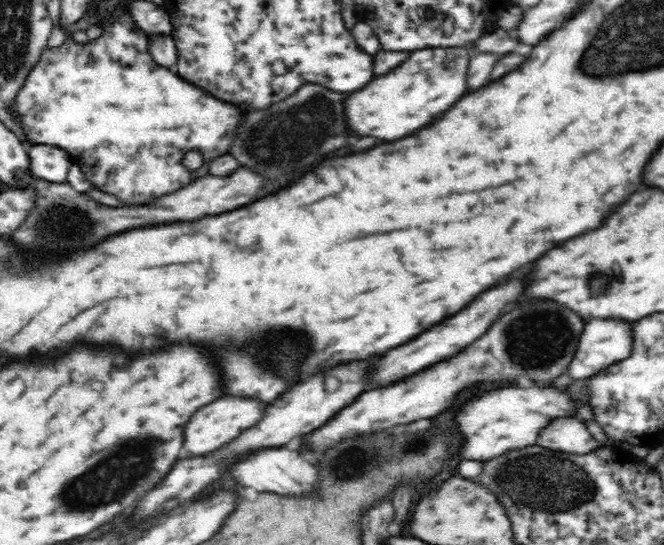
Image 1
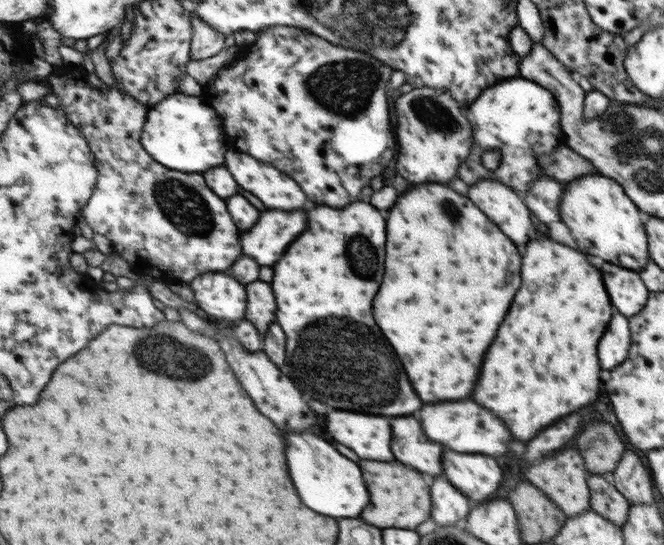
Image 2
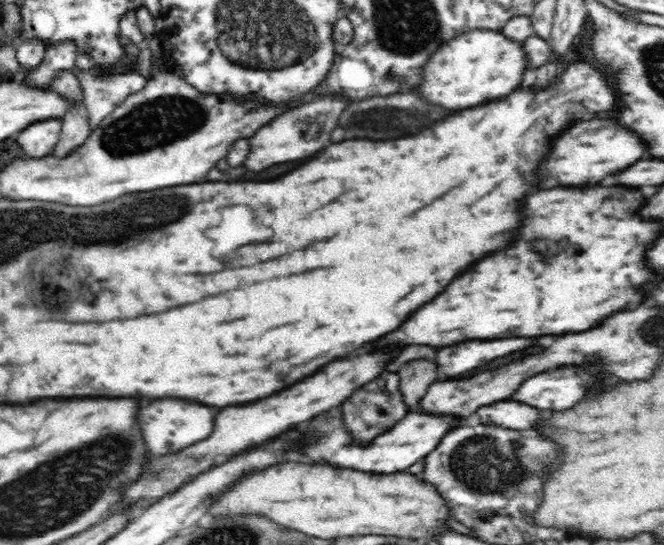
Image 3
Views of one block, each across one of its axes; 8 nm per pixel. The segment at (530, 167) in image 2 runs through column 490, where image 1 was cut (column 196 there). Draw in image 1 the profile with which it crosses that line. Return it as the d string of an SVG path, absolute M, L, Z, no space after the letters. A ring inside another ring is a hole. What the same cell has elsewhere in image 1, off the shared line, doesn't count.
M128 8L114 11L110 19L103 24L101 35L96 39L88 40L86 44L74 42L68 36L58 47L45 47L39 62L28 73L20 92L17 92L15 110L19 114L17 118L29 143L32 145L47 144L63 148L71 156L73 164L80 167L85 178L96 189L112 193L112 196L116 196L126 206L145 205L159 199L161 196L174 193L179 191L180 188L192 184L194 180L202 176L202 172L196 172L196 176L194 176L194 172L182 164L184 154L190 152L190 150L198 150L204 156L204 166L208 166L208 162L212 158L220 156L220 152L226 152L230 148L232 134L236 130L236 112L232 112L232 108L228 108L228 104L220 104L220 100L212 100L212 96L204 96L204 92L200 92L200 88L196 88L194 84L188 84L186 80L182 80L182 77L175 70L157 64L149 51L149 35L135 25Z

